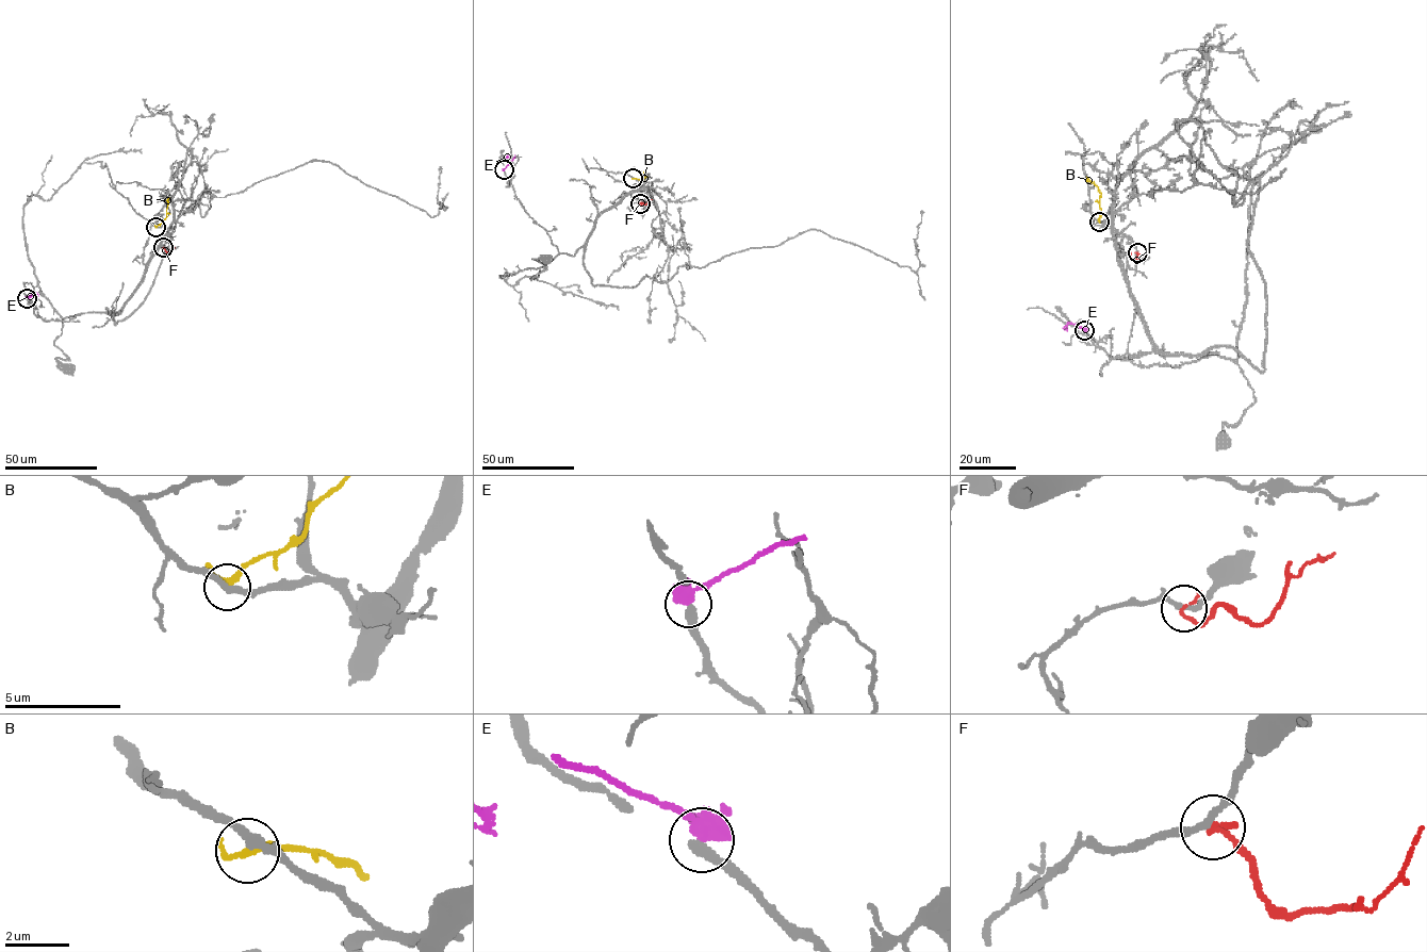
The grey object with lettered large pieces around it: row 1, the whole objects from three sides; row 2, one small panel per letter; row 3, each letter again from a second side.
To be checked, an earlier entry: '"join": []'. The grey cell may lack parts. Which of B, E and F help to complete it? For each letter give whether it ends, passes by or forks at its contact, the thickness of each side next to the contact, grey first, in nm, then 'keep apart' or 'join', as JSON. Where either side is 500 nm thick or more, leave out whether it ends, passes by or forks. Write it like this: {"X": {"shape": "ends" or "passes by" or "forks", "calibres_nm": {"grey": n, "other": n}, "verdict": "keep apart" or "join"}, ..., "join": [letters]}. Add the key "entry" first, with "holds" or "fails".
{"entry": "holds", "B": {"shape": "passes by", "calibres_nm": {"grey": 280, "other": 200}, "verdict": "keep apart"}, "E": {"shape": "passes by", "calibres_nm": {"grey": 400, "other": 460}, "verdict": "keep apart"}, "F": {"shape": "ends", "calibres_nm": {"grey": 200, "other": 180}, "verdict": "keep apart"}, "join": []}

